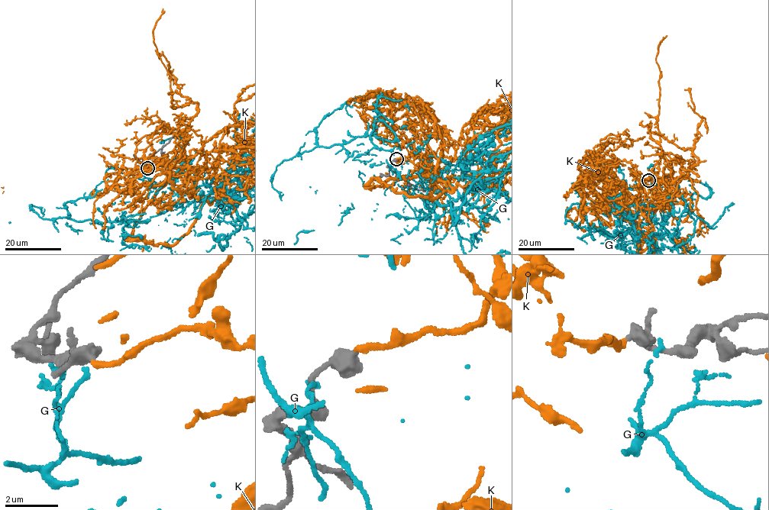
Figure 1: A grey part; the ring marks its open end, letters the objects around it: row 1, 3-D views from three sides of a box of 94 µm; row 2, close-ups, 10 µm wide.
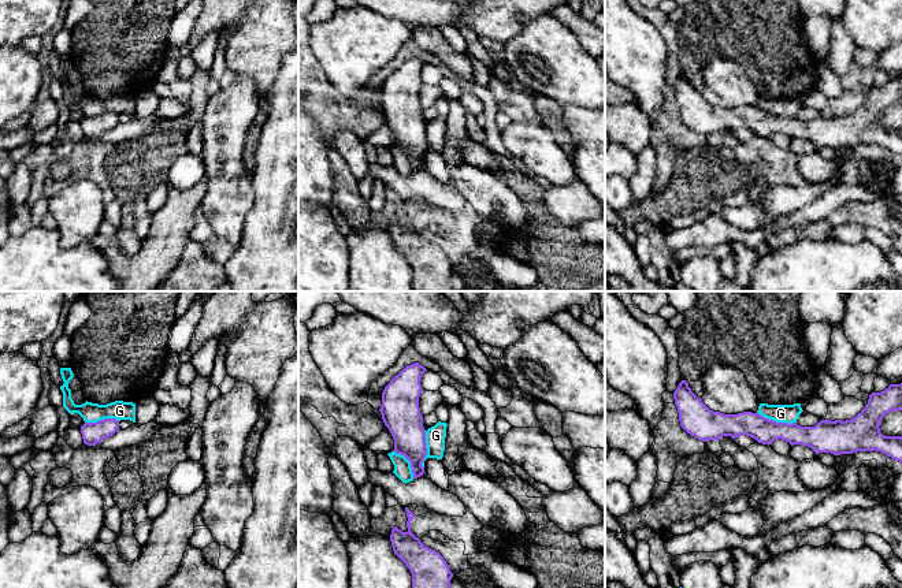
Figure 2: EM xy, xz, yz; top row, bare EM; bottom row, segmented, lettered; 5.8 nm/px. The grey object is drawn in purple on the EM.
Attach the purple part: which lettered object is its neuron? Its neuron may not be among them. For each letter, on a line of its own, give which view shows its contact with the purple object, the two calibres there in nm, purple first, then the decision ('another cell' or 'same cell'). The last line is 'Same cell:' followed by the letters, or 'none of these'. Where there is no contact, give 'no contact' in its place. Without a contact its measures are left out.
G: meets purple in yz; 150 nm thick on the purple side, 110 nm on the other; another cell
K: no contact; same cell
Same cell: K

